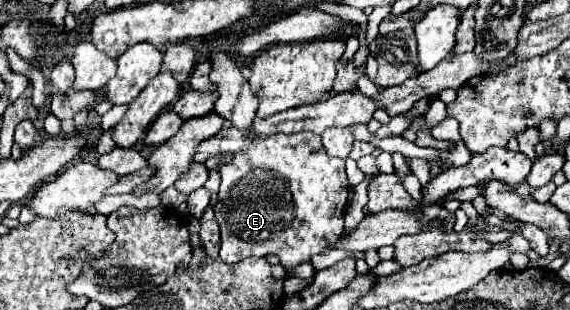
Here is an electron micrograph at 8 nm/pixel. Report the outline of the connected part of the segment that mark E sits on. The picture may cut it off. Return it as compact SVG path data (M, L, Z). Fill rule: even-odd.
M272 135L238 151L230 165L220 167L220 175L222 183L214 211L220 225L220 259L224 263L238 263L246 257L276 255L282 267L296 267L300 263L310 263L314 255L324 253L338 243L344 229L344 207L348 203L350 185L344 173L344 159L330 157L322 147L320 135Z

